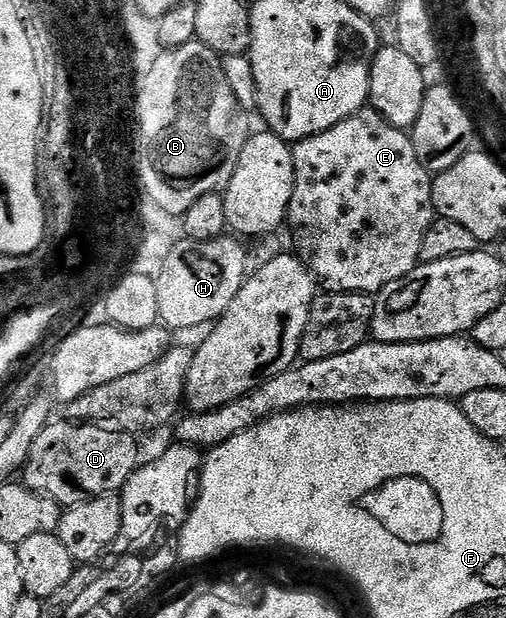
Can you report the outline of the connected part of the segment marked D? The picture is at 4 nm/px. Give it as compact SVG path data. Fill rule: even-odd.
M61 420L47 425L36 443L32 443L26 467L20 474L21 484L63 507L79 505L91 497L121 494L139 466L135 434L102 423Z

